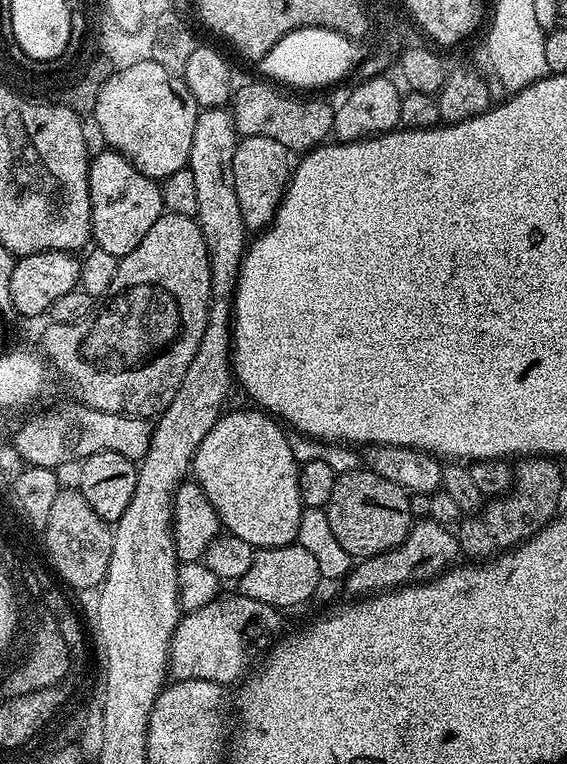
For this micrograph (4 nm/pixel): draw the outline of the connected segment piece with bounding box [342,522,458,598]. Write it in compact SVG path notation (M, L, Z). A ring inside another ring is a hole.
M428 522L413 523L411 532L396 548L386 550L377 556L365 556L359 562L353 563L352 569L342 581L342 587L349 592L349 597L363 598L386 592L390 588L419 584L421 580L433 580L446 566L453 563L452 555L457 555L458 552L457 537L444 536L444 532L443 527L433 526Z

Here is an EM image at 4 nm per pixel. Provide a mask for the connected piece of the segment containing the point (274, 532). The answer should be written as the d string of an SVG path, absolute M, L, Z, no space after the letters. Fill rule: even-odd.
M247 407L241 412L225 411L221 415L206 438L202 438L192 459L190 472L195 483L206 494L210 506L214 506L227 535L242 538L242 542L246 542L253 550L286 546L295 541L298 522L305 509L298 490L300 464L292 453L292 444L287 436L289 433L267 412Z

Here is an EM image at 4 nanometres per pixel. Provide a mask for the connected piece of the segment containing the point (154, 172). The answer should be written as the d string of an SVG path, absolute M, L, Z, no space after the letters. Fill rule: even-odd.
M152 59L138 62L115 71L98 90L94 109L96 128L105 140L107 147L114 152L121 152L142 174L151 180L161 181L174 174L174 170L188 167L190 142L194 142L194 126L198 115L198 105L194 94L184 85L181 77L170 74L170 70L158 66Z

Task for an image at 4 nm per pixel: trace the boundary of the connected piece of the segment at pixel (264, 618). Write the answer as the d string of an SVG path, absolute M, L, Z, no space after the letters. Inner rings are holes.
M239 594L224 595L217 595L216 599L206 602L206 606L181 615L168 647L168 666L173 681L194 676L192 648L187 644L187 640L192 640L195 636L196 648L200 651L198 676L206 682L230 686L235 680L243 681L253 667L252 659L256 655L259 657L281 635L280 627L284 624L280 617L283 616L281 609L271 608L266 602L254 602L254 598Z

